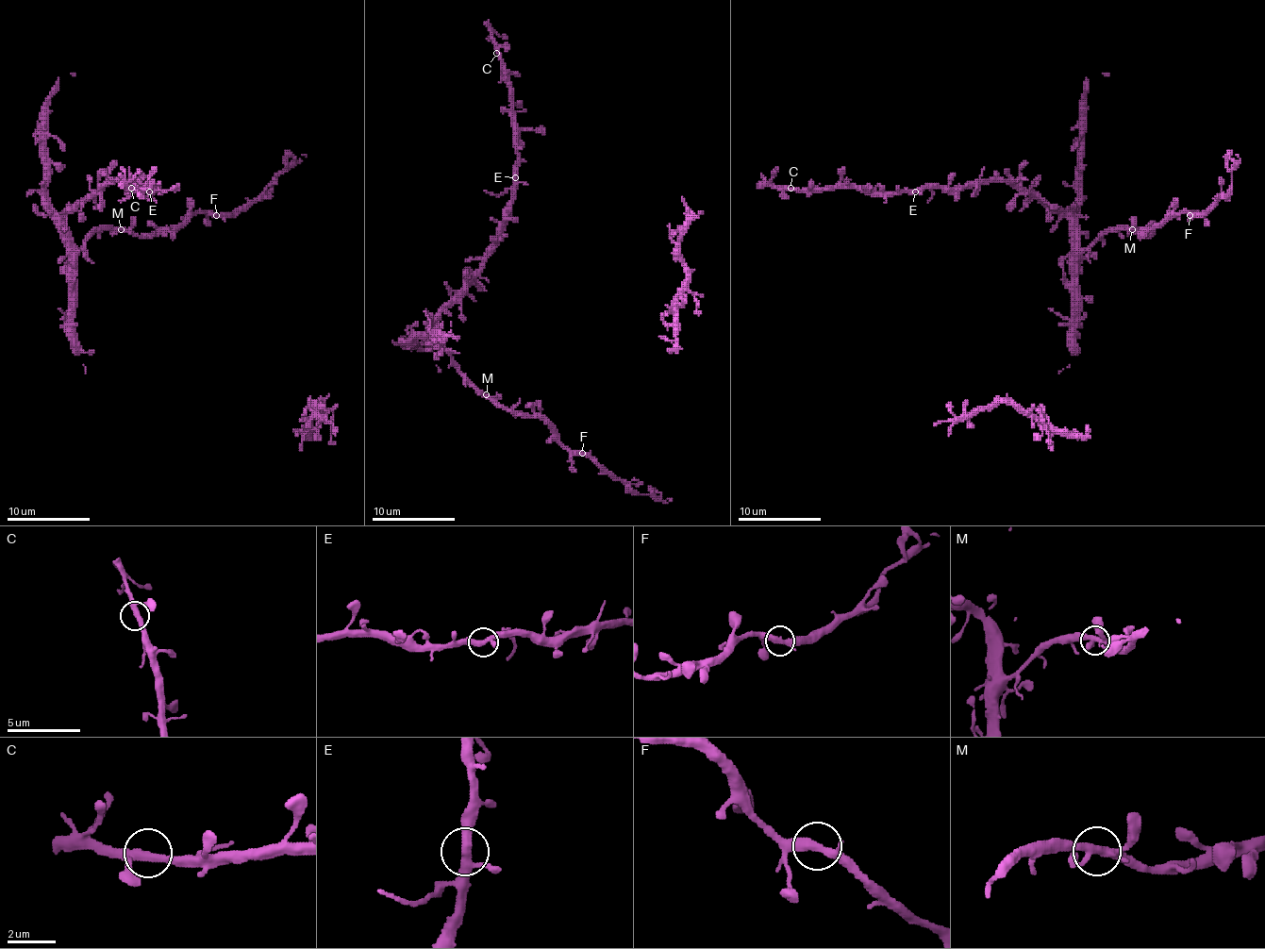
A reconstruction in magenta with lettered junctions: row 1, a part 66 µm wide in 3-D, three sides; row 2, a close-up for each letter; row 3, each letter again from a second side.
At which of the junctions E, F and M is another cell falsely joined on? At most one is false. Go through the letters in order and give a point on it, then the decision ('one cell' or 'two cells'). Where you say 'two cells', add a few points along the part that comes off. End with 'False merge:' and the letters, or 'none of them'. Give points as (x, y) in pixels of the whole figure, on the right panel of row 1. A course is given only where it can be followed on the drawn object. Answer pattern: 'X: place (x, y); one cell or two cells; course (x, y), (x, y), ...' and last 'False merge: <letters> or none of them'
E: place (915, 191); one cell
F: place (1190, 215); one cell
M: place (1132, 229); one cell
False merge: none of them

